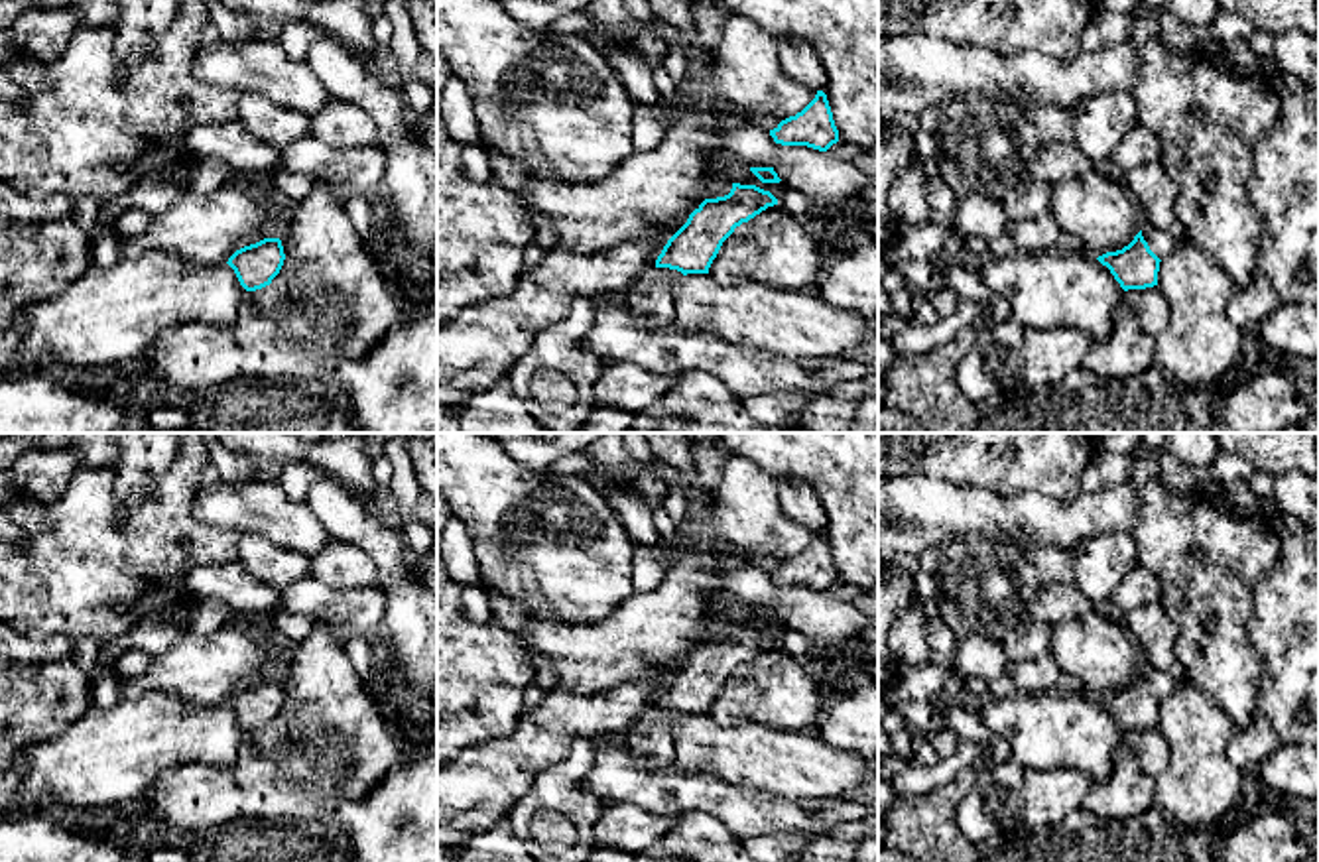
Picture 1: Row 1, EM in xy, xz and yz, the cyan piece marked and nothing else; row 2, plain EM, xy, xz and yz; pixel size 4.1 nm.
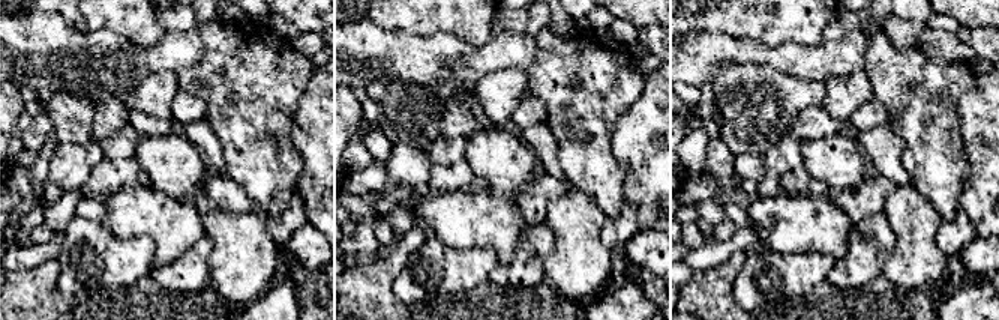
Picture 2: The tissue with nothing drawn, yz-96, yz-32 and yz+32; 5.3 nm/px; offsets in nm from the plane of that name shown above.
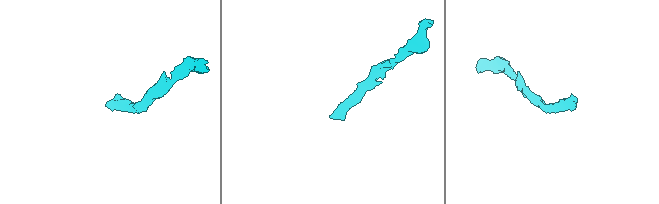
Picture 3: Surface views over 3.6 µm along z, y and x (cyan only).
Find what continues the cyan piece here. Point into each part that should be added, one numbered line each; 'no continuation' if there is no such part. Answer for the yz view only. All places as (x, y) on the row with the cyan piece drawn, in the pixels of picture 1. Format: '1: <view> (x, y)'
1: yz (1162, 245)

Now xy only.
no continuation

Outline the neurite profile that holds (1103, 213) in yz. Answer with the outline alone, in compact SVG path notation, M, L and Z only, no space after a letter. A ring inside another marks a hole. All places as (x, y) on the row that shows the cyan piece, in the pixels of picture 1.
M1099 169L1051 185L1049 207L1059 228L1081 238L1095 258L1122 250L1144 228L1130 189Z

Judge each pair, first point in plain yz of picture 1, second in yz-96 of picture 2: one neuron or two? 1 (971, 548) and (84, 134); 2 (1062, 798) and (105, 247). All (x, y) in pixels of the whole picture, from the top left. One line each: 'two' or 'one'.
1: one
2: one

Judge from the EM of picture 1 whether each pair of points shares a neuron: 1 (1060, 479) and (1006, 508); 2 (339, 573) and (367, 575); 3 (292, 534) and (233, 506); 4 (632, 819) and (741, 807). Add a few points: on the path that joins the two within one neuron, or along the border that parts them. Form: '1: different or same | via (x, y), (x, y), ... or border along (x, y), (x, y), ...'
1: different | border along (991, 491), (1038, 491), (1064, 500), (1083, 492)
2: same | via (345, 573), (361, 573)
3: same | via (278, 520), (260, 506), (247, 506)
4: different | border along (630, 803), (654, 813), (678, 815)

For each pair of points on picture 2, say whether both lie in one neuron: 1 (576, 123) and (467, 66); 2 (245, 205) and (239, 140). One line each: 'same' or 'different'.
1: different
2: different

